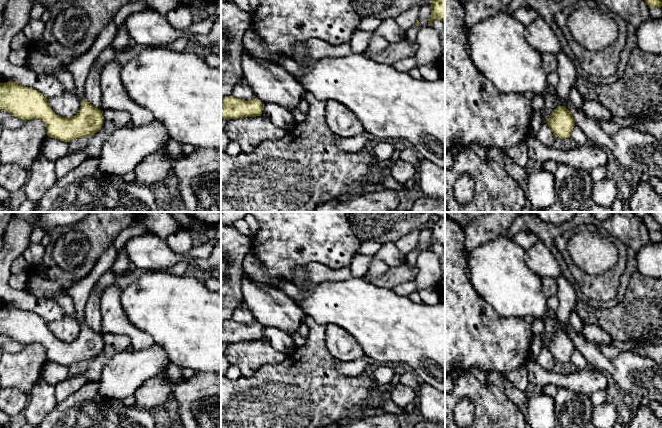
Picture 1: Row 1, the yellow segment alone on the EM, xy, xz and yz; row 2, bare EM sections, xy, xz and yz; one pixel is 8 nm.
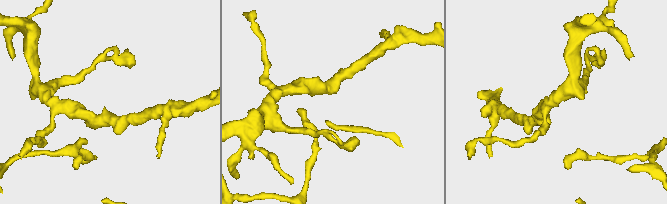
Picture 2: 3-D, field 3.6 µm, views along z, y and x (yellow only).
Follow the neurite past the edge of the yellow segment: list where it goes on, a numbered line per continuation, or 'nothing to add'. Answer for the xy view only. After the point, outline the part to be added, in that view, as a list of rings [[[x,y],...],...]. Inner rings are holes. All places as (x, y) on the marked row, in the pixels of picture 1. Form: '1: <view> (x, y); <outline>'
1: xy (80, 66); [[[112,20],[101,30],[91,48],[70,62],[68,69],[74,78],[76,95],[80,102],[85,98],[84,84],[94,61],[113,42],[117,30],[115,22]]]

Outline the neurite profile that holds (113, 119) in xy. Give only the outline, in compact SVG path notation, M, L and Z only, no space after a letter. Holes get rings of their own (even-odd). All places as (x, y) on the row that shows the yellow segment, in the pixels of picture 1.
M103 110L104 123L101 129L88 138L88 144L84 150L90 158L99 158L103 144L117 130L123 128L131 121L131 115L127 111Z

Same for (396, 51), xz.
M402 40L390 43L389 46L379 54L373 54L370 51L365 50L362 55L381 64L393 65L396 61L403 58L413 57L418 50L418 47L418 42L410 44L406 40Z

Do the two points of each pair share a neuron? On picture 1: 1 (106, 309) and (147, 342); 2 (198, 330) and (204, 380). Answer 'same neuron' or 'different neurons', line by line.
1: same neuron
2: different neurons

